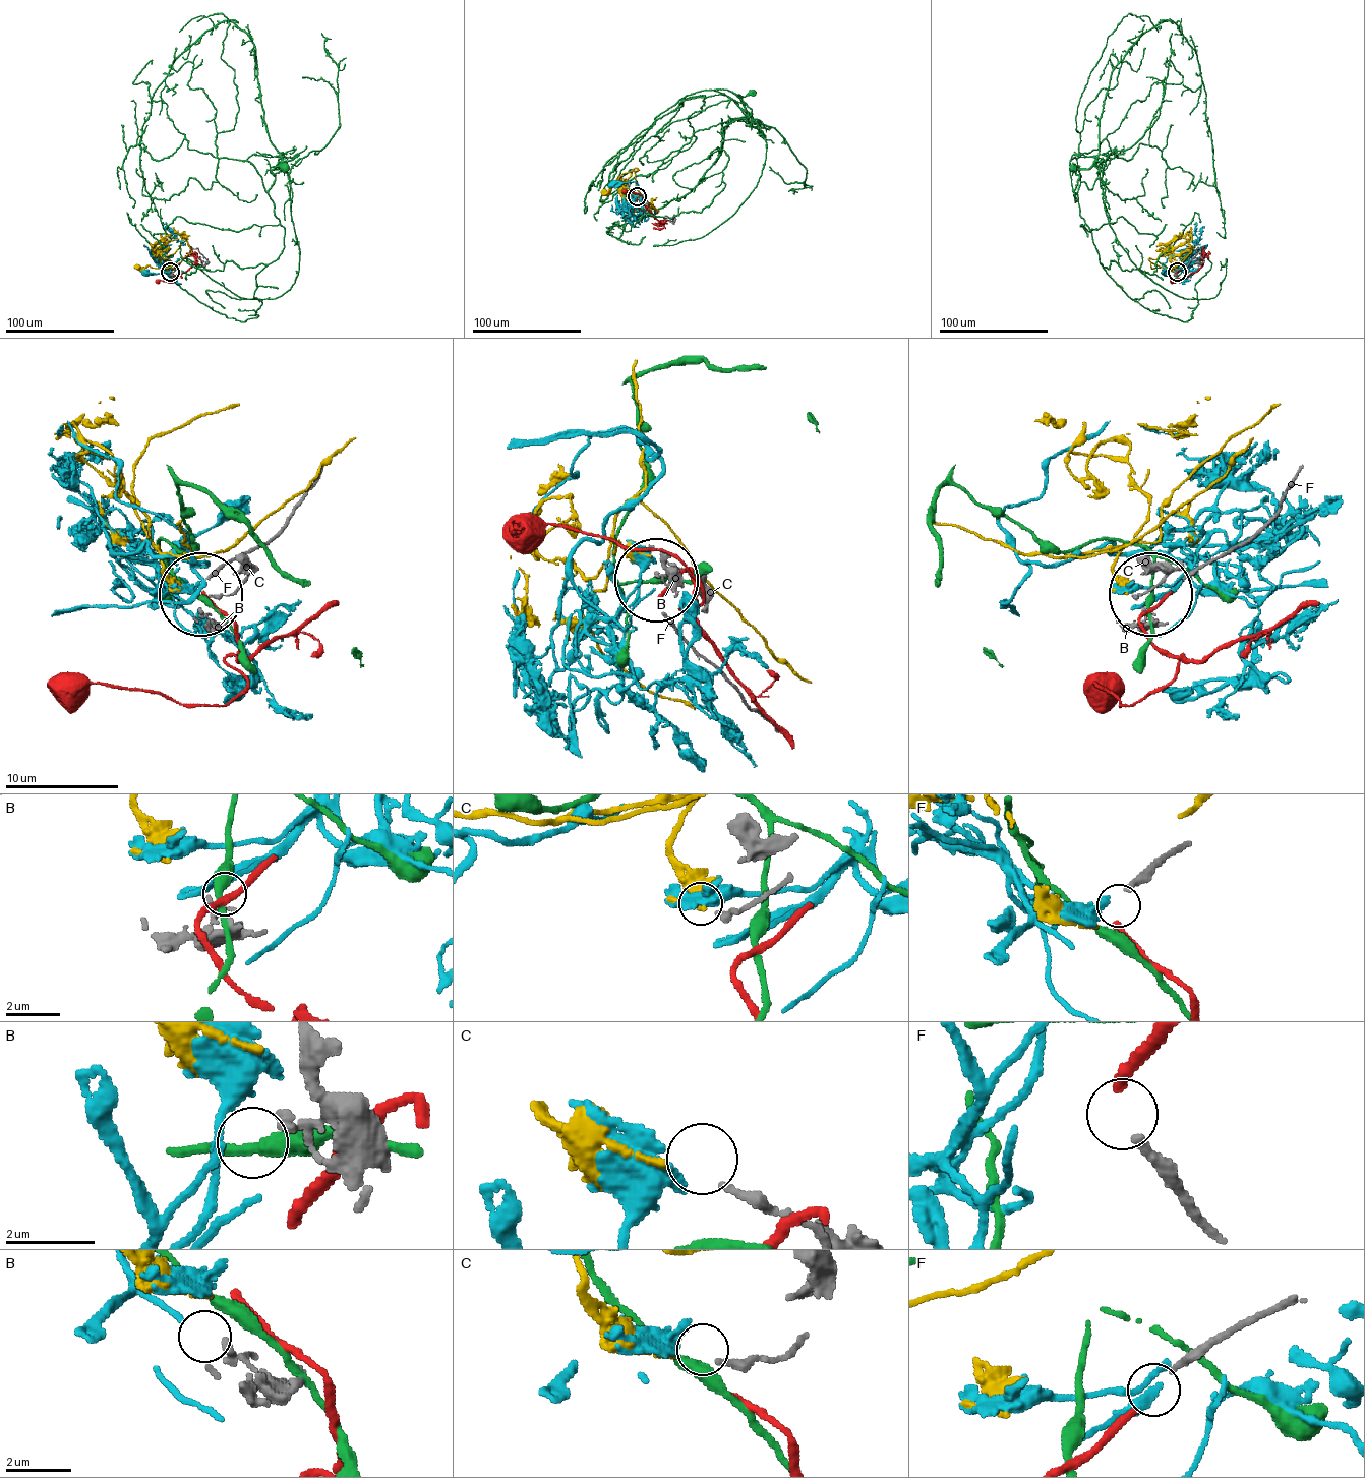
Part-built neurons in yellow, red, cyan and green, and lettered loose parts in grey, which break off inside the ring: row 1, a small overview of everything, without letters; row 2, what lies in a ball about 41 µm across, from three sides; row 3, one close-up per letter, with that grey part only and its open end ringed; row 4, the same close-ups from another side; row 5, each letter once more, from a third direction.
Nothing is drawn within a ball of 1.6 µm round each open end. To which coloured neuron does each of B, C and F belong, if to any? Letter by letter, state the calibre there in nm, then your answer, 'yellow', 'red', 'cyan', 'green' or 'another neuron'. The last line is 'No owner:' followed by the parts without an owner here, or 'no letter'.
B: calibre 180 nm; cyan
C: calibre 200 nm; yellow
F: calibre 220 nm; red
No owner: no letter

